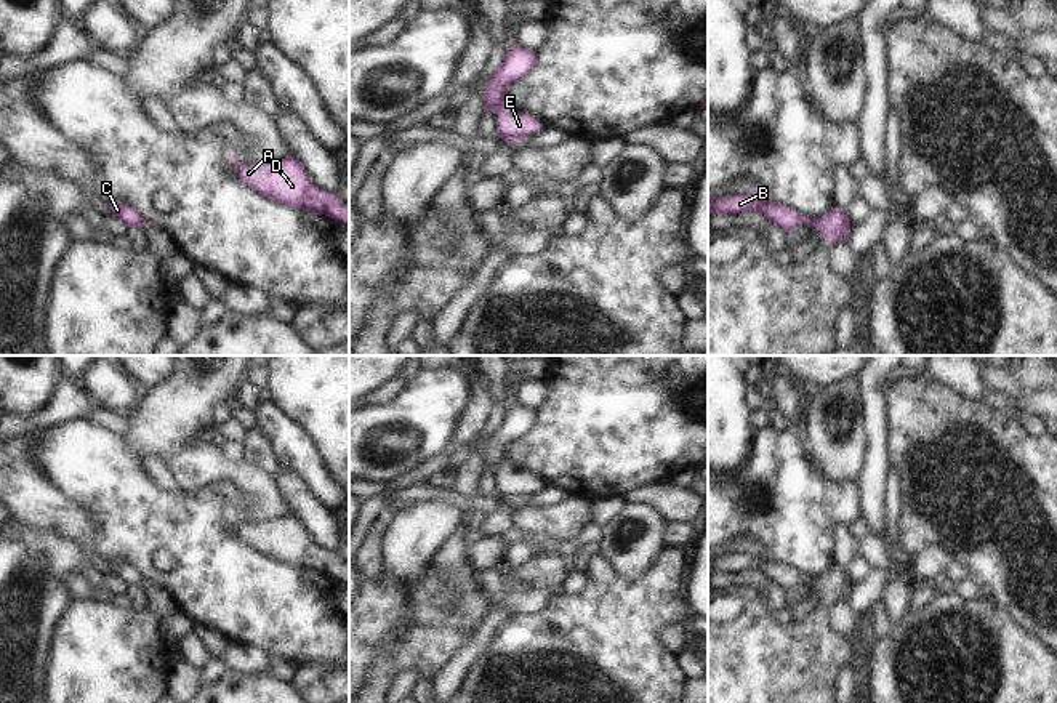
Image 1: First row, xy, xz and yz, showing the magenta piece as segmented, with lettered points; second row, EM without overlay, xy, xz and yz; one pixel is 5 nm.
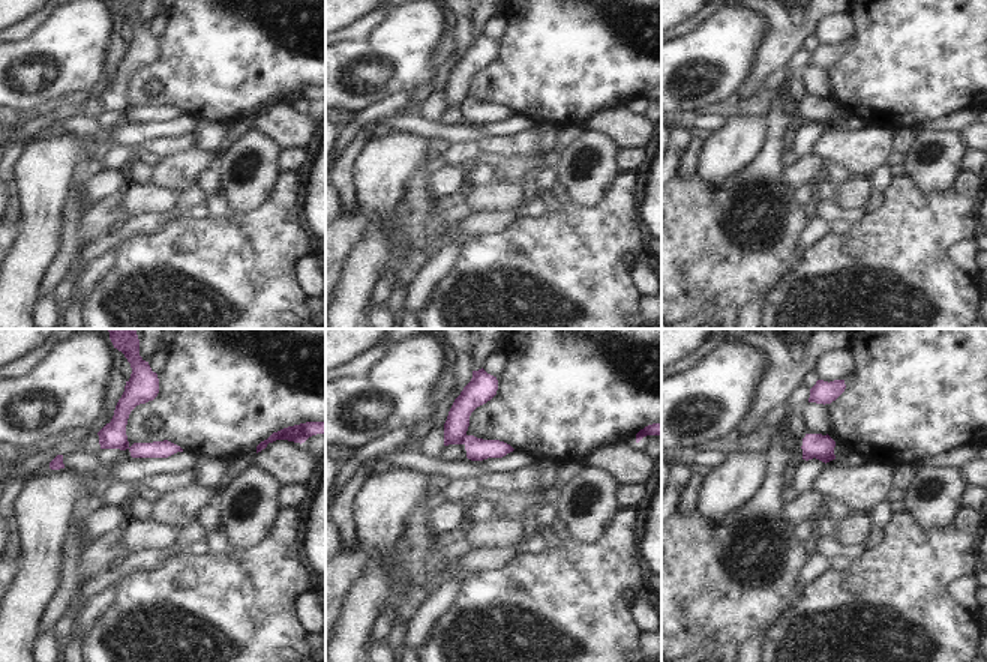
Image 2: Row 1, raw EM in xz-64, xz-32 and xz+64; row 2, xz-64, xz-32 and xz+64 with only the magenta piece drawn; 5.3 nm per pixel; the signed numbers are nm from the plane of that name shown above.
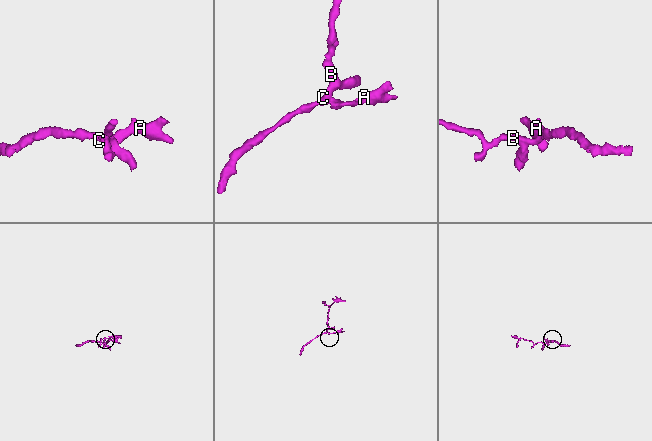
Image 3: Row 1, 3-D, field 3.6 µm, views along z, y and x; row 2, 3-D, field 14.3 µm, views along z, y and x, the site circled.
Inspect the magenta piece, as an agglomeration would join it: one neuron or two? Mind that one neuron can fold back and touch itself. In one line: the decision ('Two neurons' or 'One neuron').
Two neurons

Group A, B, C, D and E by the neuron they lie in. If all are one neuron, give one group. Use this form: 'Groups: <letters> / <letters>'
Groups: A D E / B C

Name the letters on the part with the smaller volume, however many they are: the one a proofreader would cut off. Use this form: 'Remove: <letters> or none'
Remove: A, D, E

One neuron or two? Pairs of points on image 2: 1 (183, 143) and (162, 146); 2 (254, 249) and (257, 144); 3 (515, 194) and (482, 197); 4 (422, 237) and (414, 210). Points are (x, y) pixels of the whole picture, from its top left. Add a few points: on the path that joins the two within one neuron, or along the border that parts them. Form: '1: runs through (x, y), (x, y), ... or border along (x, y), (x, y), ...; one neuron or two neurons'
1: runs through (179, 144), (167, 146); one neuron
2: border along (276, 179), (260, 206), (228, 210); two neurons
3: runs through (507, 197), (489, 197); one neuron
4: runs through (416, 231), (414, 216); one neuron

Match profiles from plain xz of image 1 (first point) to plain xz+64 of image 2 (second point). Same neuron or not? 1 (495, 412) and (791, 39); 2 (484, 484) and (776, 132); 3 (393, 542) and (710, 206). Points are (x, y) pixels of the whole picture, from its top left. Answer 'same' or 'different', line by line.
1: different
2: different
3: different

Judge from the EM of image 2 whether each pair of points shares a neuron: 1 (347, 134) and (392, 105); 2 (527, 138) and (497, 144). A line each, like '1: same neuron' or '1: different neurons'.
1: same neuron
2: same neuron

